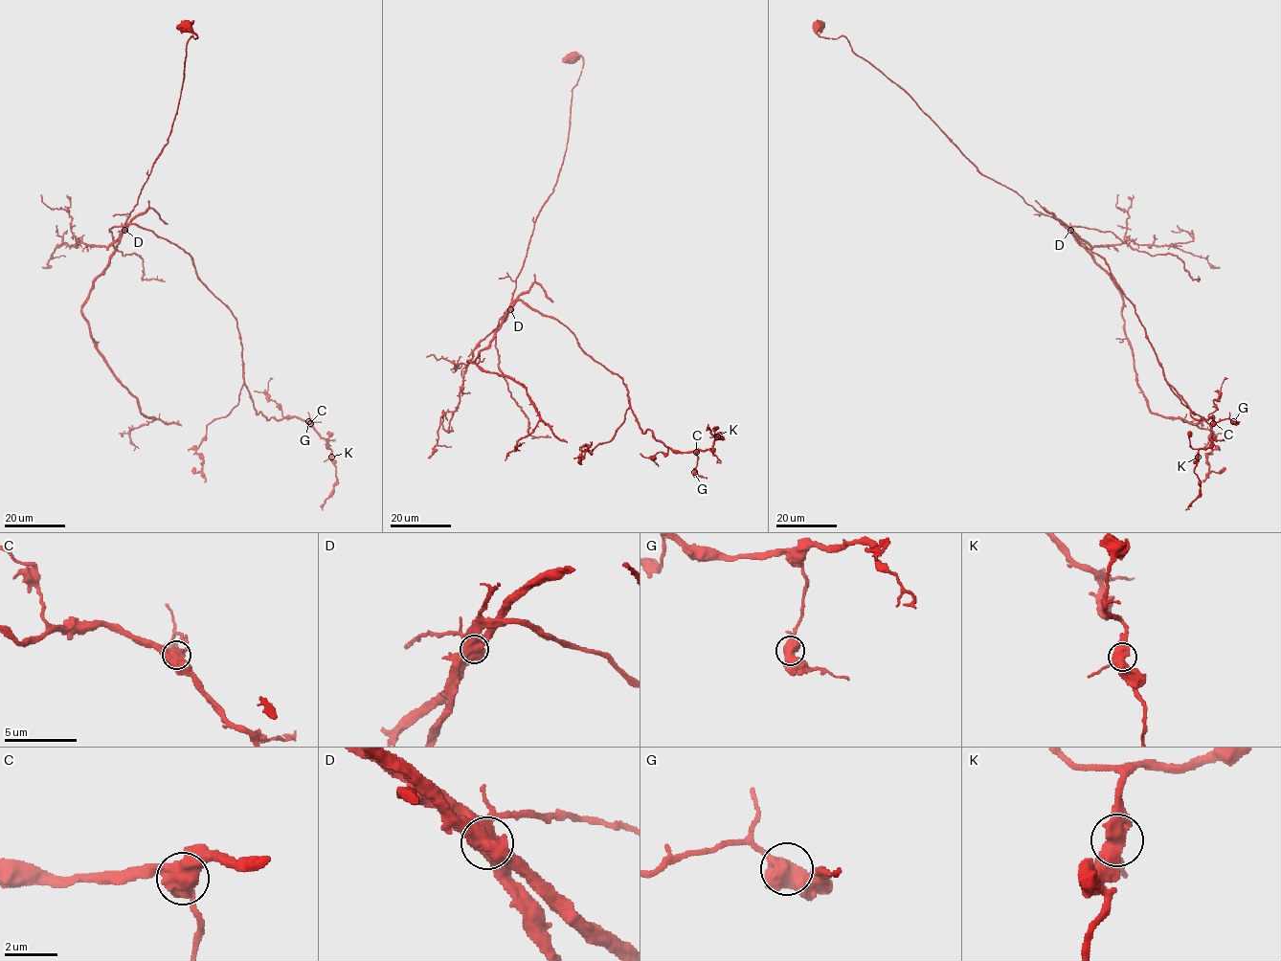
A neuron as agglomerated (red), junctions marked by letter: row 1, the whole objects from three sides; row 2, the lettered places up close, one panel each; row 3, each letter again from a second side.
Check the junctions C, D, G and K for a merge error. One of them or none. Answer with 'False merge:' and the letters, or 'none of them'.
False merge: D

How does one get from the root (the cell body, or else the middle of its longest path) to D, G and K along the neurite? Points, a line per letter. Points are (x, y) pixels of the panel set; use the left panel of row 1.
D: (186, 26), (197, 37), (191, 36), (187, 44), (177, 114), (168, 143), (153, 164), (124, 229)
G: (186, 26), (197, 37), (187, 44), (177, 114), (126, 222), (187, 252), (230, 310), (257, 413), (308, 421)
K: (186, 26), (197, 37), (177, 114), (126, 222), (187, 252), (230, 310), (257, 413), (305, 420), (331, 457)

